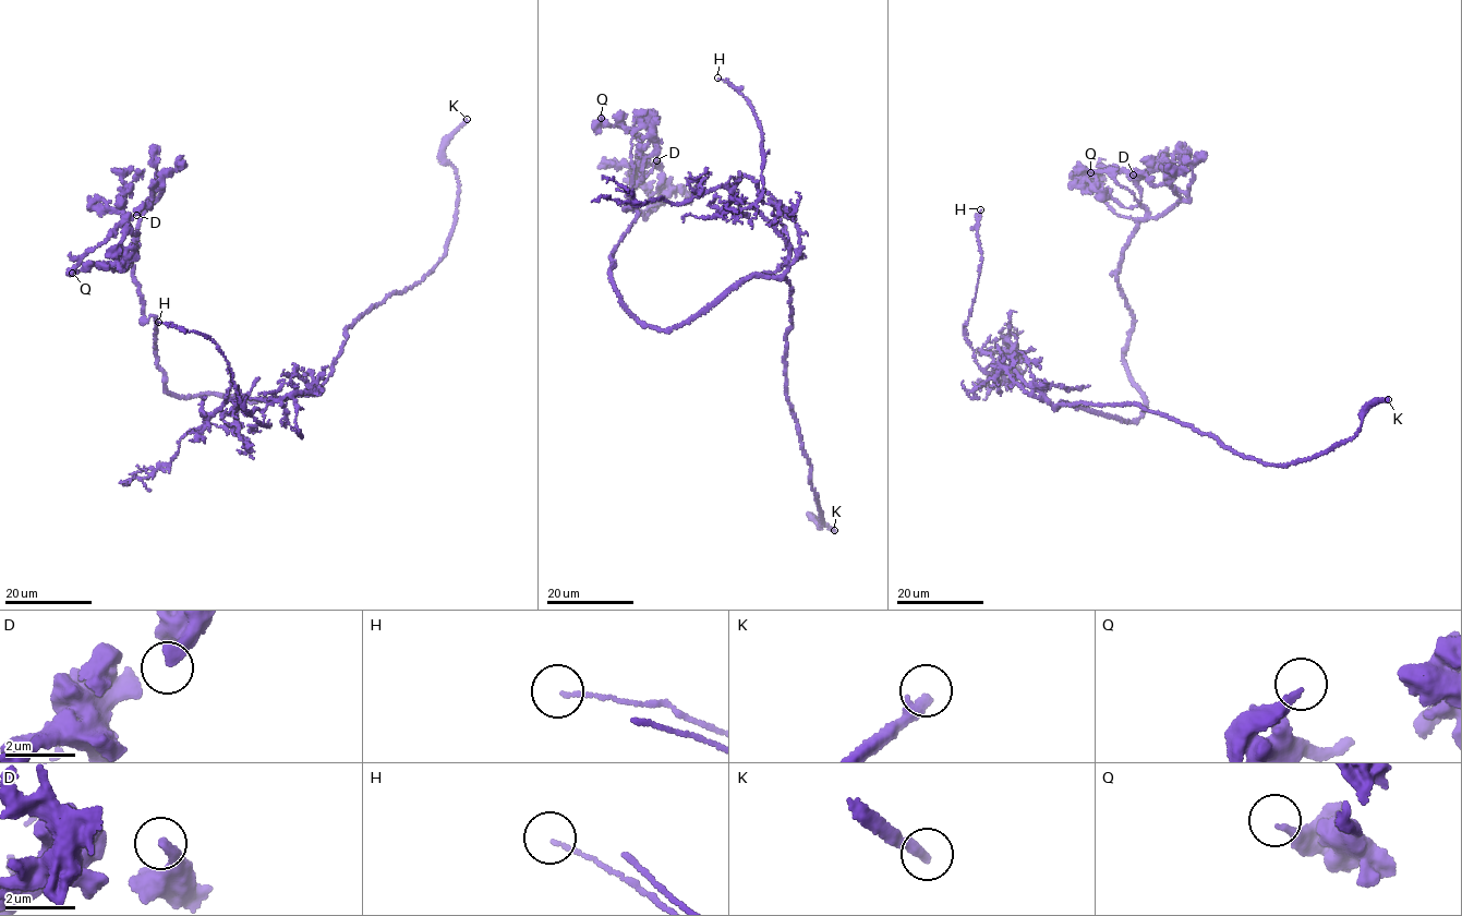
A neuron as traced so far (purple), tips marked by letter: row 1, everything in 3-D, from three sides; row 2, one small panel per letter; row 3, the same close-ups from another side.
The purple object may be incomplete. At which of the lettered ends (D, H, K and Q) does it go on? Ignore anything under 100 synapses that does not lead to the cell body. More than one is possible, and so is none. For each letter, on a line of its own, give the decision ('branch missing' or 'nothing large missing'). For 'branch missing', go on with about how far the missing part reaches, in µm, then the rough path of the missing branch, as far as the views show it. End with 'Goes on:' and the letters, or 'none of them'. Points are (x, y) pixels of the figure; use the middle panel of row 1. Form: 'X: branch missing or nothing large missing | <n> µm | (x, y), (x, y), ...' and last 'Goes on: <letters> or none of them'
D: nothing large missing
H: nothing large missing
K: branch missing | 15 µm | (834, 530), (860, 545)
Q: nothing large missing
Goes on: K

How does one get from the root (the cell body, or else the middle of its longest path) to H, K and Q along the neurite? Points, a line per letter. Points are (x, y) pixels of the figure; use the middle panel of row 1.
H: (729, 292), (751, 277), (780, 277), (799, 242), (784, 208), (762, 202), (760, 124), (741, 93), (717, 77)
K: (729, 292), (753, 277), (788, 282), (787, 400), (822, 527), (812, 519), (834, 530)
Q: (729, 292), (666, 330), (627, 311), (611, 258), (637, 215), (627, 196), (644, 163), (637, 136), (601, 118)

